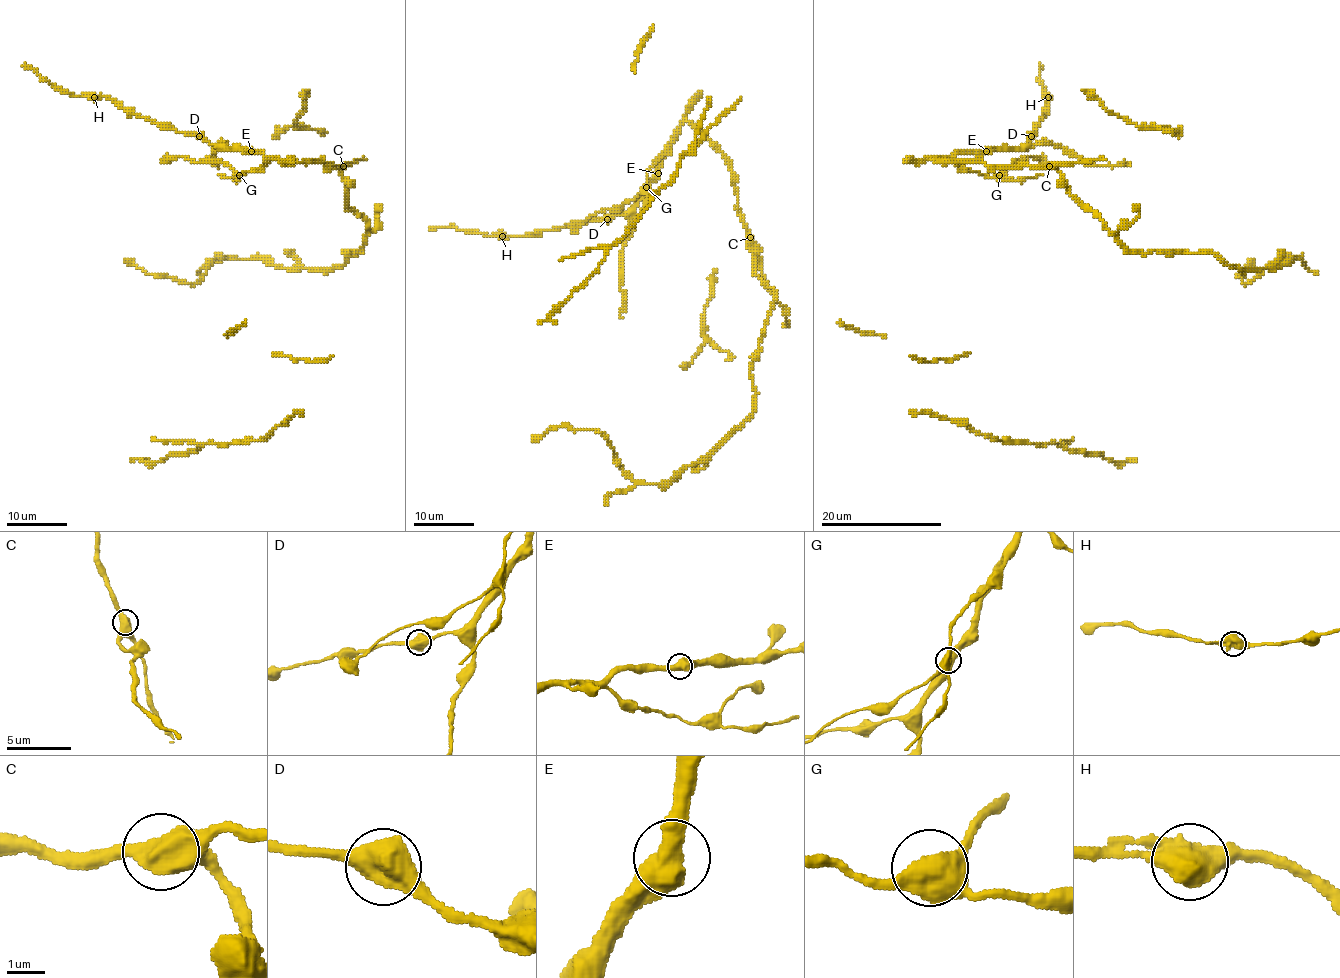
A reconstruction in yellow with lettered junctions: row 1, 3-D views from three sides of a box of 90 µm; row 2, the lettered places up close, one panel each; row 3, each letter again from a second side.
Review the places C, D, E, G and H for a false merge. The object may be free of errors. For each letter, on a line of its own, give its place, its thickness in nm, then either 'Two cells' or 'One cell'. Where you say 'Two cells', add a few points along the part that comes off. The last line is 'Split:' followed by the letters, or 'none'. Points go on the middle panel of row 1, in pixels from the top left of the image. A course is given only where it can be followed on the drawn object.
C: Place: (750, 237). Thickness 600 nm. One cell
D: Place: (607, 219). Thickness 650 nm. One cell
E: Place: (658, 173). Thickness 650 nm. One cell
G: Place: (646, 187). Thickness 600 nm. One cell
H: Place: (502, 236). Thickness 700 nm. One cell
Split: none

